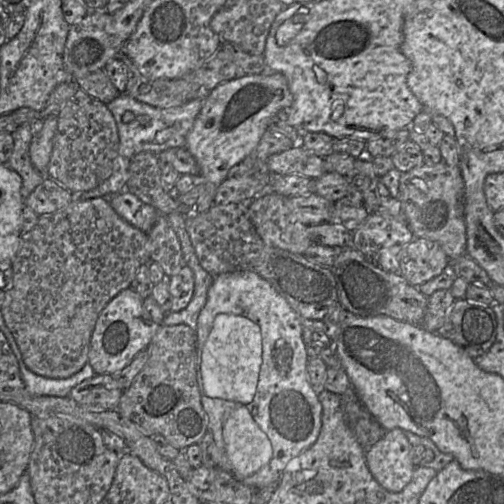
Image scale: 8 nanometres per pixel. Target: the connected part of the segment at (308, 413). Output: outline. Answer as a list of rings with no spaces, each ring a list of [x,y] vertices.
[[[237,271],[214,276],[208,289],[207,301],[199,313],[196,328],[196,373],[202,406],[207,414],[208,430],[212,432],[219,451],[220,468],[232,471],[225,451],[223,424],[231,410],[242,403],[209,397],[204,390],[201,372],[202,348],[219,313],[244,316],[259,325],[262,336],[262,363],[253,400],[247,404],[254,421],[269,438],[273,454],[271,460],[251,476],[242,480],[260,489],[278,484],[287,463],[317,440],[322,426],[322,405],[307,373],[307,345],[303,341],[300,315],[287,300],[264,278],[252,271]]]

